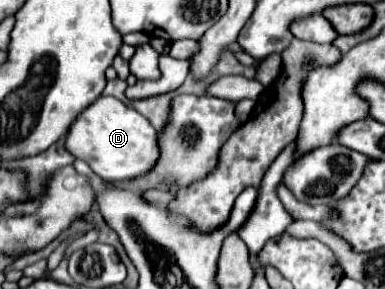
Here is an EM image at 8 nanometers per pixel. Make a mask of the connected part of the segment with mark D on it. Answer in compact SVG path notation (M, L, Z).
M100 96L72 122L64 148L76 160L84 160L96 176L108 182L124 182L150 172L158 160L158 130L134 108L114 96Z

